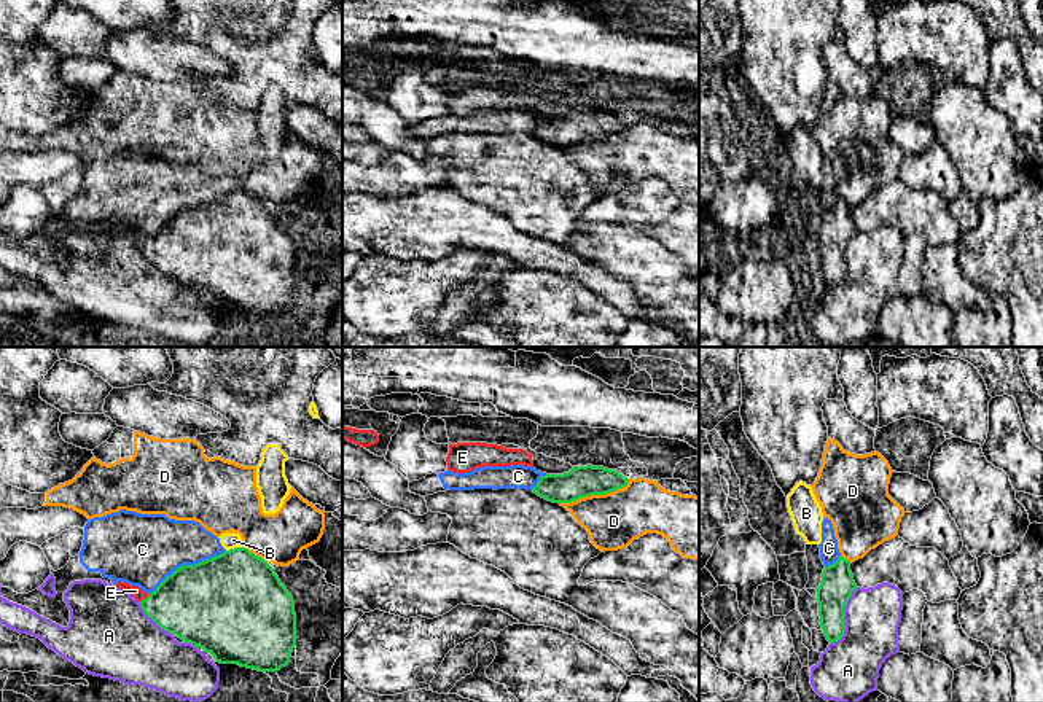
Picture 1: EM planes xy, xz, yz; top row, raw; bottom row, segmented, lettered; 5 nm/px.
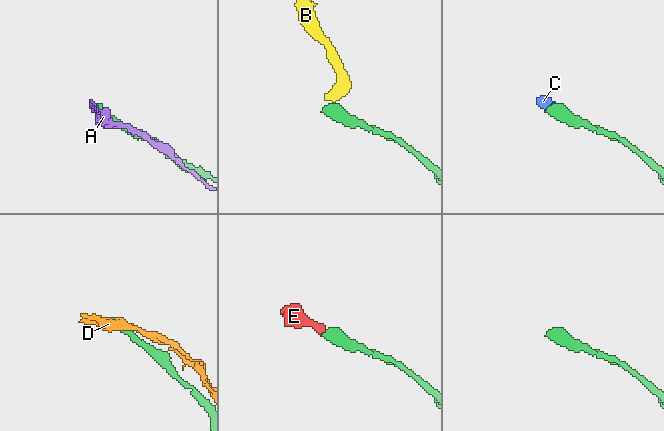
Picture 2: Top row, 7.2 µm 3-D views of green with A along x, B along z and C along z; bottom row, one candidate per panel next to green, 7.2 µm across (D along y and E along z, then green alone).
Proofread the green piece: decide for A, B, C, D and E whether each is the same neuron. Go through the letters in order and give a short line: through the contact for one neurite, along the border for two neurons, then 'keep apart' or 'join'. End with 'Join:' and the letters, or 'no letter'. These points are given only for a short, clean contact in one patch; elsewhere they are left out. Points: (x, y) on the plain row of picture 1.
A: keep apart
B: line xy (241, 190), (226, 194); keep apart
C: line xy (225, 193), (215, 199), (177, 210), (150, 237); keep apart
D: keep apart
E: line xy (196, 245), (147, 241), (136, 234); join
Join: E

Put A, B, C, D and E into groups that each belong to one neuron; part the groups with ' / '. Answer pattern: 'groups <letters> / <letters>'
groups A / B C / D / E

